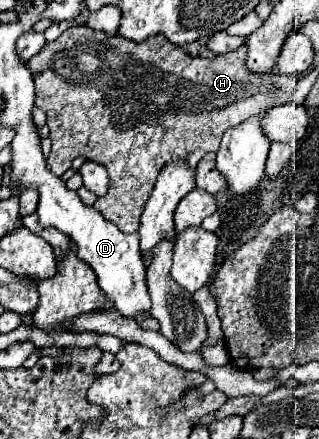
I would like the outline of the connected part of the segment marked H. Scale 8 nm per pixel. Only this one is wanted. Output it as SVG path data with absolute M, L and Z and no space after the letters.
M72 25L70 29L66 29L56 41L52 43L46 43L42 47L40 53L36 53L26 65L28 69L32 71L34 75L34 83L36 83L36 107L44 109L46 113L46 125L50 127L50 139L52 139L52 151L46 158L46 167L56 175L61 177L68 169L71 168L71 162L79 156L86 157L90 161L96 161L96 163L102 163L106 169L108 169L108 175L110 175L110 191L100 197L96 201L96 211L104 215L104 219L112 221L116 227L120 227L124 233L134 233L138 231L140 227L140 215L144 211L144 205L154 189L154 183L156 183L156 177L160 173L160 169L164 165L168 165L170 161L174 159L188 159L190 165L196 165L200 161L200 157L204 157L208 151L216 151L218 145L220 145L220 137L224 135L226 129L230 129L232 125L240 125L240 121L246 121L252 113L258 113L260 109L268 109L268 105L276 107L276 105L282 105L282 103L288 103L291 101L293 90L297 79L293 75L276 75L276 81L272 81L272 85L268 85L268 81L264 81L264 77L256 77L256 73L248 73L246 65L244 65L244 53L246 53L246 47L240 47L232 53L226 53L226 55L218 55L216 59L204 59L204 57L192 57L188 55L184 49L172 45L166 37L150 37L148 41L142 41L142 43L134 43L134 41L124 41L122 37L114 35L114 37L106 37L104 33L100 31L92 31L90 27L86 25Z

